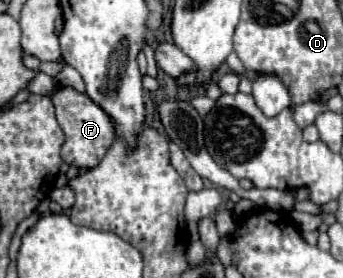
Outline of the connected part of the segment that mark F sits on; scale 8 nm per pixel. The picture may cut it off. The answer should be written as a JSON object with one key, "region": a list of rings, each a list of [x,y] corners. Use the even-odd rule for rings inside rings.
{"region":[[[60,87],[50,97],[56,109],[58,125],[66,135],[62,145],[62,159],[68,165],[76,165],[80,169],[96,167],[116,139],[116,123],[86,93],[76,93],[76,89],[72,87]]]}

